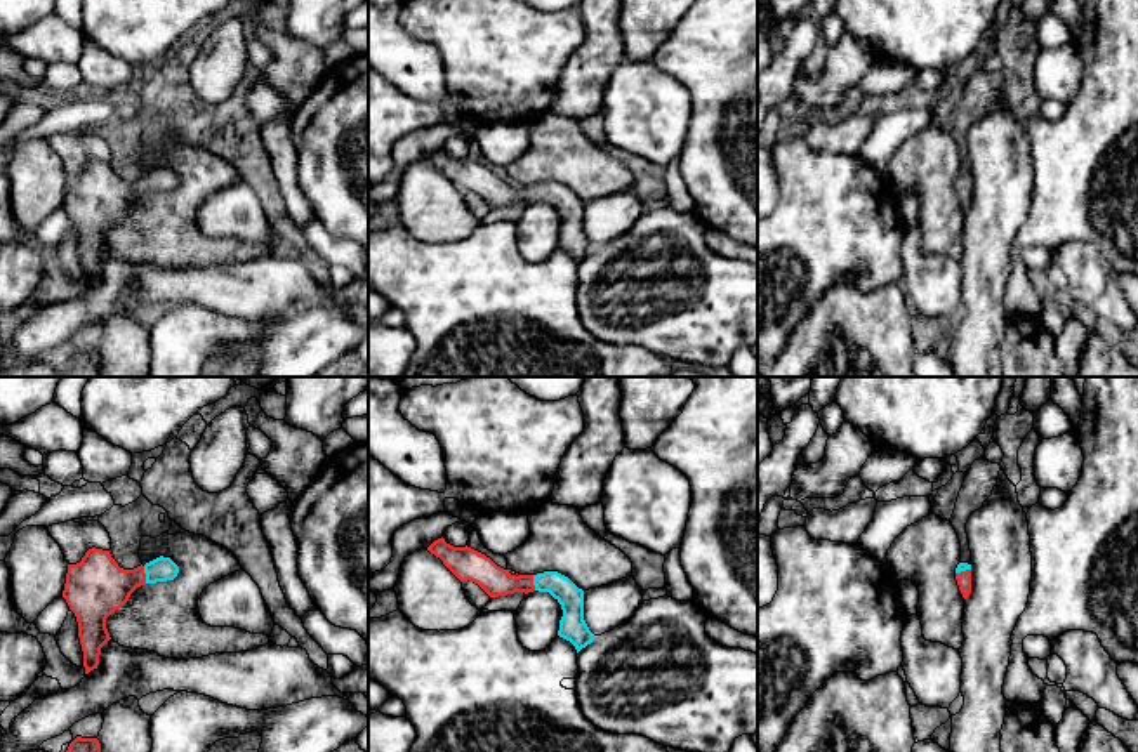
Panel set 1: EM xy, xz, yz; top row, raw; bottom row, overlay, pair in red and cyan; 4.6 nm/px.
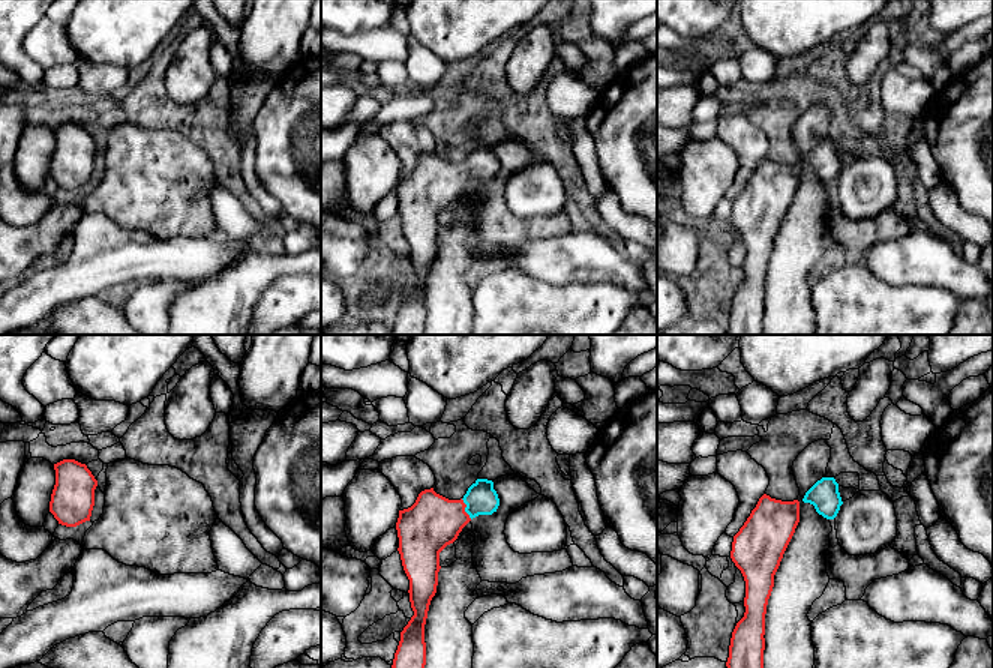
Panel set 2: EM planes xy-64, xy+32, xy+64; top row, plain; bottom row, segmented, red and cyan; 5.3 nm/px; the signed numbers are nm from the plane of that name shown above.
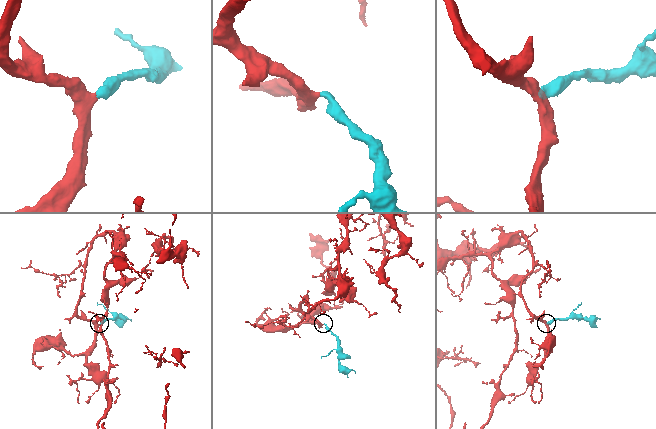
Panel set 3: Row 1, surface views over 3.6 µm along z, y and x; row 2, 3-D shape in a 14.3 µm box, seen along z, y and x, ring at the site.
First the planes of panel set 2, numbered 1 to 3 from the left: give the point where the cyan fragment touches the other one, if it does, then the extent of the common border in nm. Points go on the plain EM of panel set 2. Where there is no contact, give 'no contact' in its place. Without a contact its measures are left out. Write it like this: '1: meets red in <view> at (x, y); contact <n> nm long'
1: no contact
2: meets red in xy+32 at (464, 173); contact 130 nm long
3: no contact

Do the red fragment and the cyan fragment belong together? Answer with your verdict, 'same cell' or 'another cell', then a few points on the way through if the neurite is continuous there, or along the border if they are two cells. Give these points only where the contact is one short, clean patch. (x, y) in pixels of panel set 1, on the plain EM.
same cell; way xy (96, 198), (108, 198), (145, 186), (162, 179)

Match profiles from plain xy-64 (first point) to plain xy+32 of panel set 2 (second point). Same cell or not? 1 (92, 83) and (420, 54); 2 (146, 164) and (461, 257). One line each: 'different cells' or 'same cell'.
1: same cell
2: different cells

